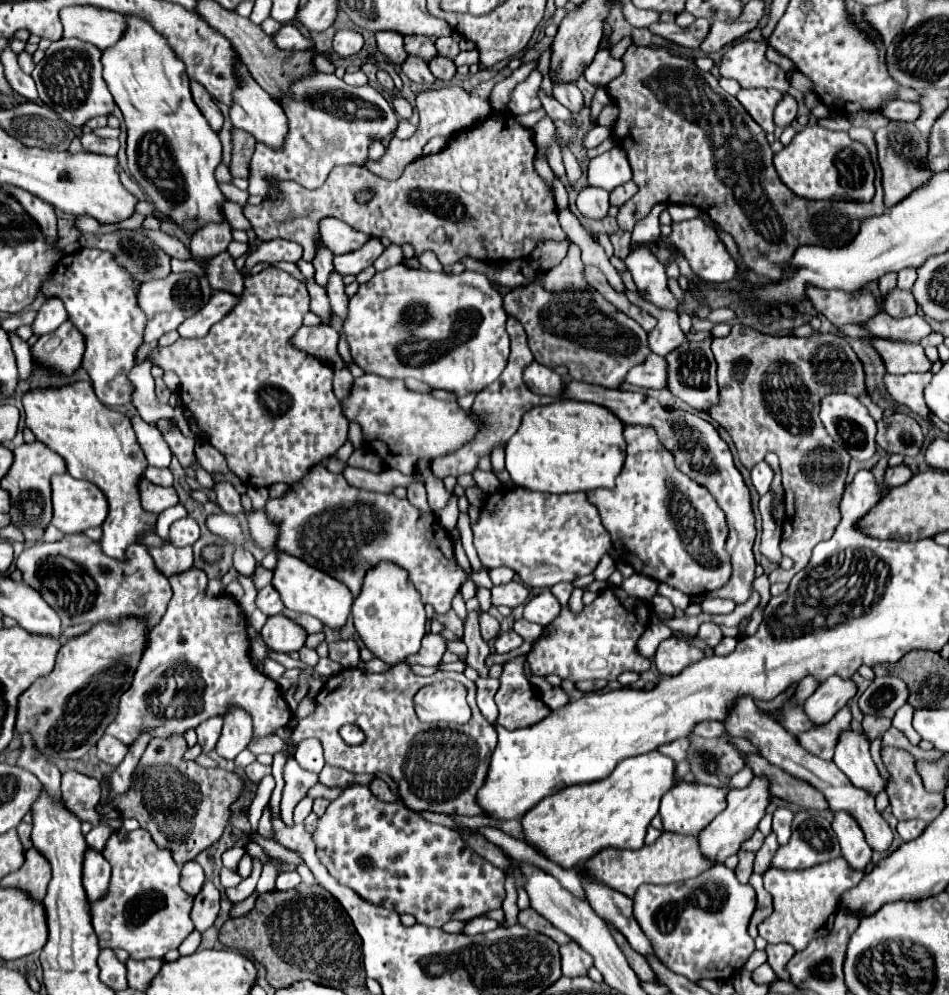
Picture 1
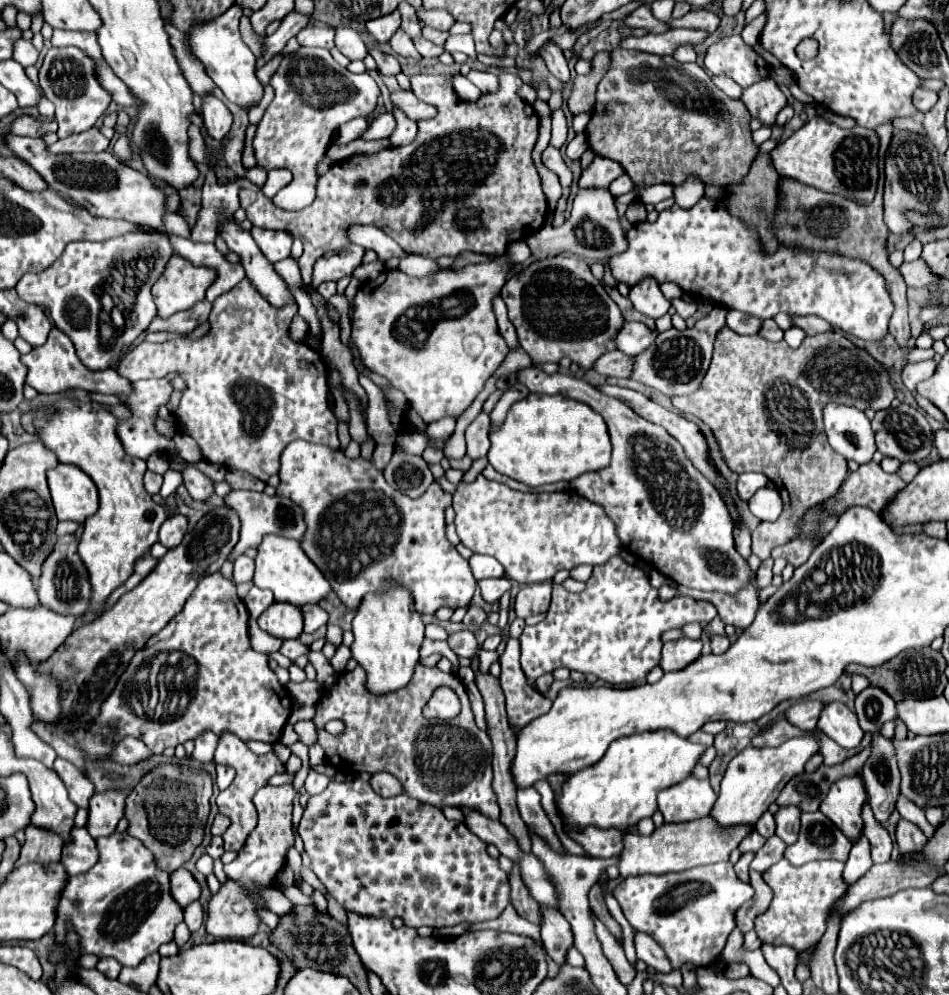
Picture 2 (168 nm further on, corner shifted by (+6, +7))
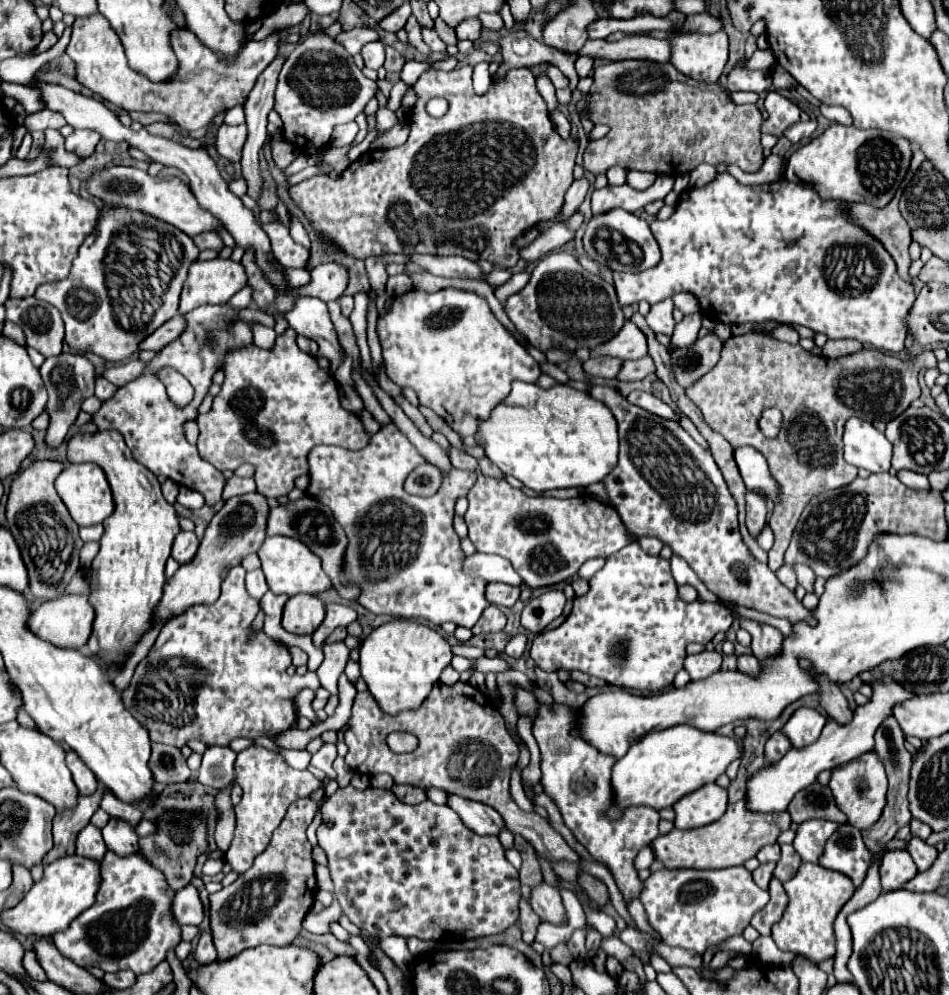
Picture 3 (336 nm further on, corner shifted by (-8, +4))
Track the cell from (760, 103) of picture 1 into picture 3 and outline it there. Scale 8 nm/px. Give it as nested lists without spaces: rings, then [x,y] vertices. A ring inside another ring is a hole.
[[[768,92],[764,106],[766,106],[766,112],[770,114],[768,120],[764,120],[762,124],[762,132],[766,134],[782,136],[790,124],[798,120],[808,120],[806,112],[802,112],[796,104],[792,104],[788,98],[780,96],[778,92]]]

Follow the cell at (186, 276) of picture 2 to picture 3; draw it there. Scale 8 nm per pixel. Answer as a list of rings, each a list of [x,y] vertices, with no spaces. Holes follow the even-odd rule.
[[[214,258],[208,262],[196,260],[188,270],[178,312],[188,314],[204,304],[224,304],[244,286],[246,272],[242,264],[224,258]]]

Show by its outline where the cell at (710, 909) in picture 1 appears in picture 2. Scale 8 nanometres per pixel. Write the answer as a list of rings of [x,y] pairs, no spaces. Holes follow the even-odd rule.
[[[730,861],[680,873],[634,875],[622,879],[614,889],[614,897],[630,925],[656,939],[674,969],[680,969],[684,963],[694,963],[696,967],[710,965],[722,953],[730,931],[736,927],[736,909],[752,895],[752,885],[736,877]]]

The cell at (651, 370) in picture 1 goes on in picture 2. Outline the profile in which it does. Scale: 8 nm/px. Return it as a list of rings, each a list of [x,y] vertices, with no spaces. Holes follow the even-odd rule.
[[[614,349],[614,351],[604,353],[600,359],[596,359],[592,369],[598,371],[600,375],[604,375],[604,377],[624,377],[624,379],[628,379],[630,373],[632,373],[632,357]]]

